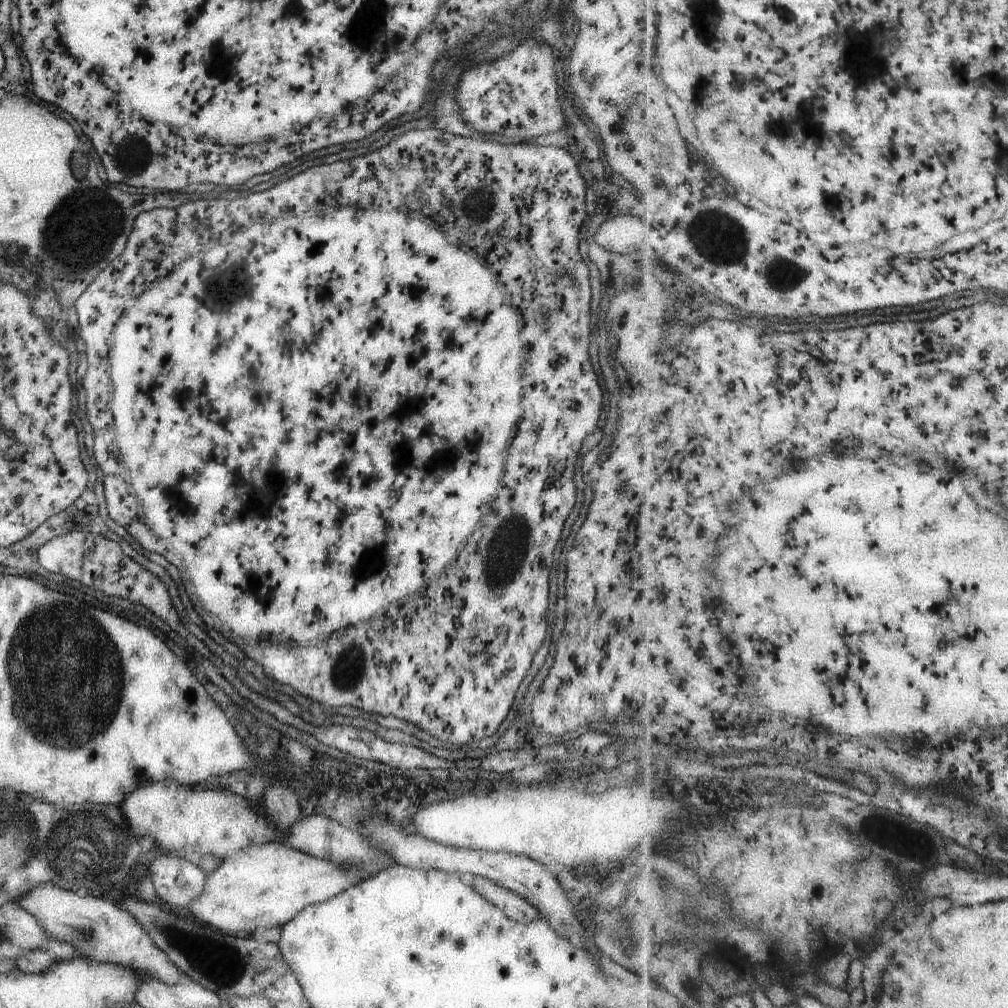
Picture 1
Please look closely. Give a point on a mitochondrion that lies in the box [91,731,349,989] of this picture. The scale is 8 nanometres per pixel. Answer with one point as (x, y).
(228, 965)

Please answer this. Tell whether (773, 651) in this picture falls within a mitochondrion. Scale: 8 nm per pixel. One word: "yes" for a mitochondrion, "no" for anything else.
no

